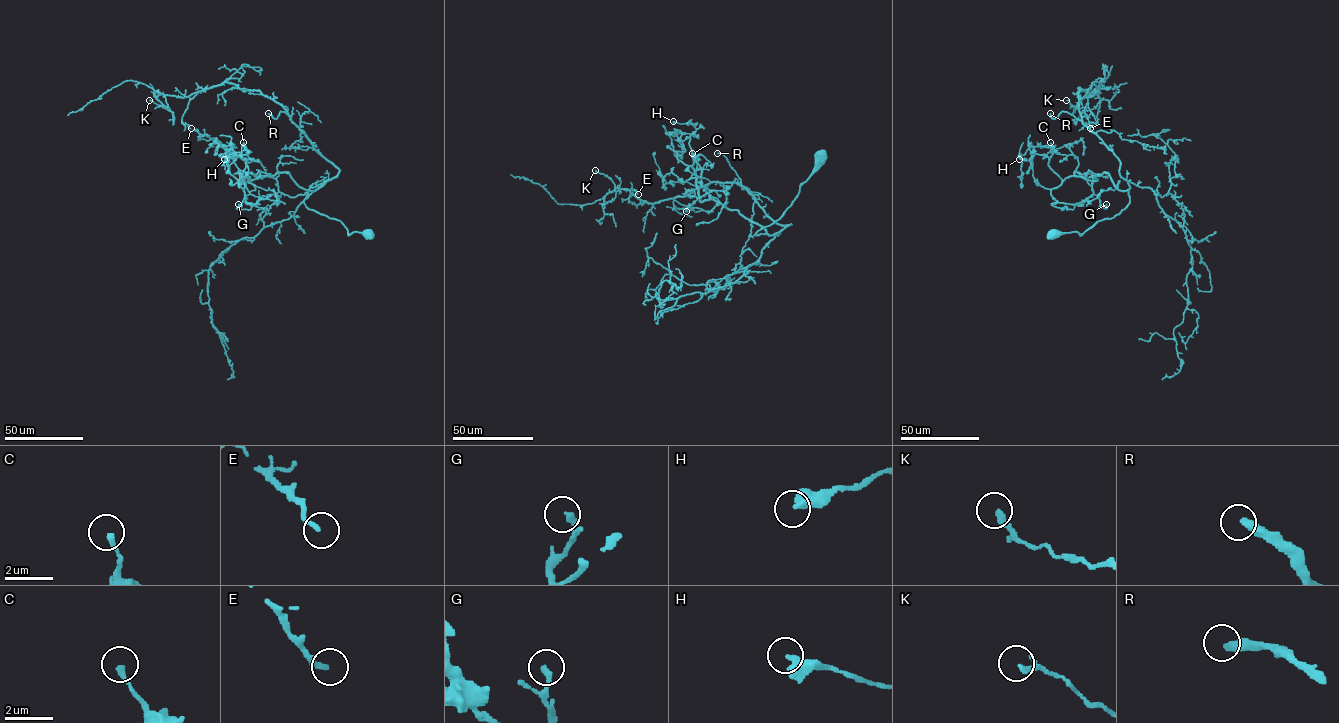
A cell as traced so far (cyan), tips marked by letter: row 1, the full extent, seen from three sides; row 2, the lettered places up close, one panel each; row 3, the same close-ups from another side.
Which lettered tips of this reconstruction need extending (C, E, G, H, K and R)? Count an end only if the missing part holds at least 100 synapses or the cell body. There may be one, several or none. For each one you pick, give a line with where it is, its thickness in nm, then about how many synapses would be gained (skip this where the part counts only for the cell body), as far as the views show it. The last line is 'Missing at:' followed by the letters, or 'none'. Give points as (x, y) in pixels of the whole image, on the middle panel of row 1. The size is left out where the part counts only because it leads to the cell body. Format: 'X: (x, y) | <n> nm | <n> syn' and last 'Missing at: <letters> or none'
R: (717, 153) | 360 nm | 120 syn
Missing at: R

